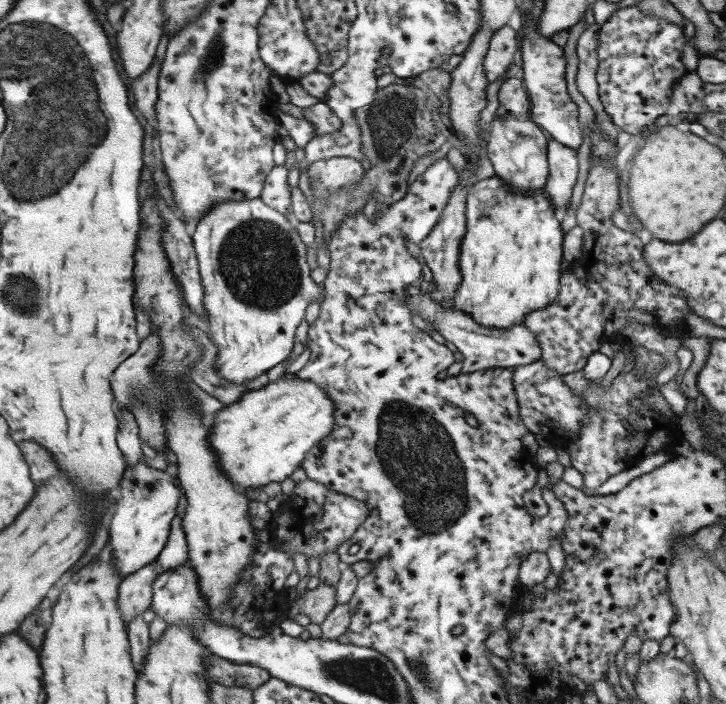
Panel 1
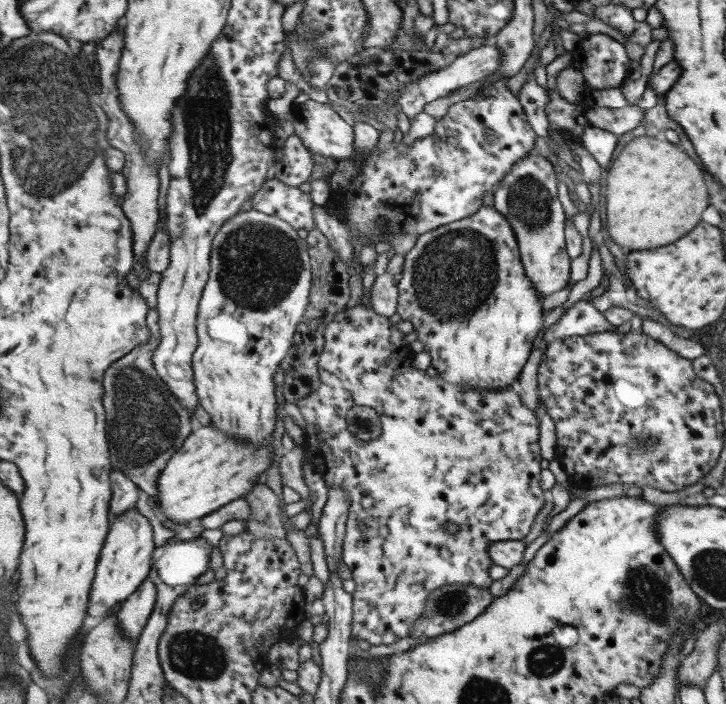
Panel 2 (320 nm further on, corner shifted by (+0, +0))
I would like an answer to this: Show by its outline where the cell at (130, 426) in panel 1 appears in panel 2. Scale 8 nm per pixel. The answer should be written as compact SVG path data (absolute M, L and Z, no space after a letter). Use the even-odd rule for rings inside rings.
M114 470L110 476L113 496L110 504L110 516L112 520L135 508L139 502L141 489L121 471Z

